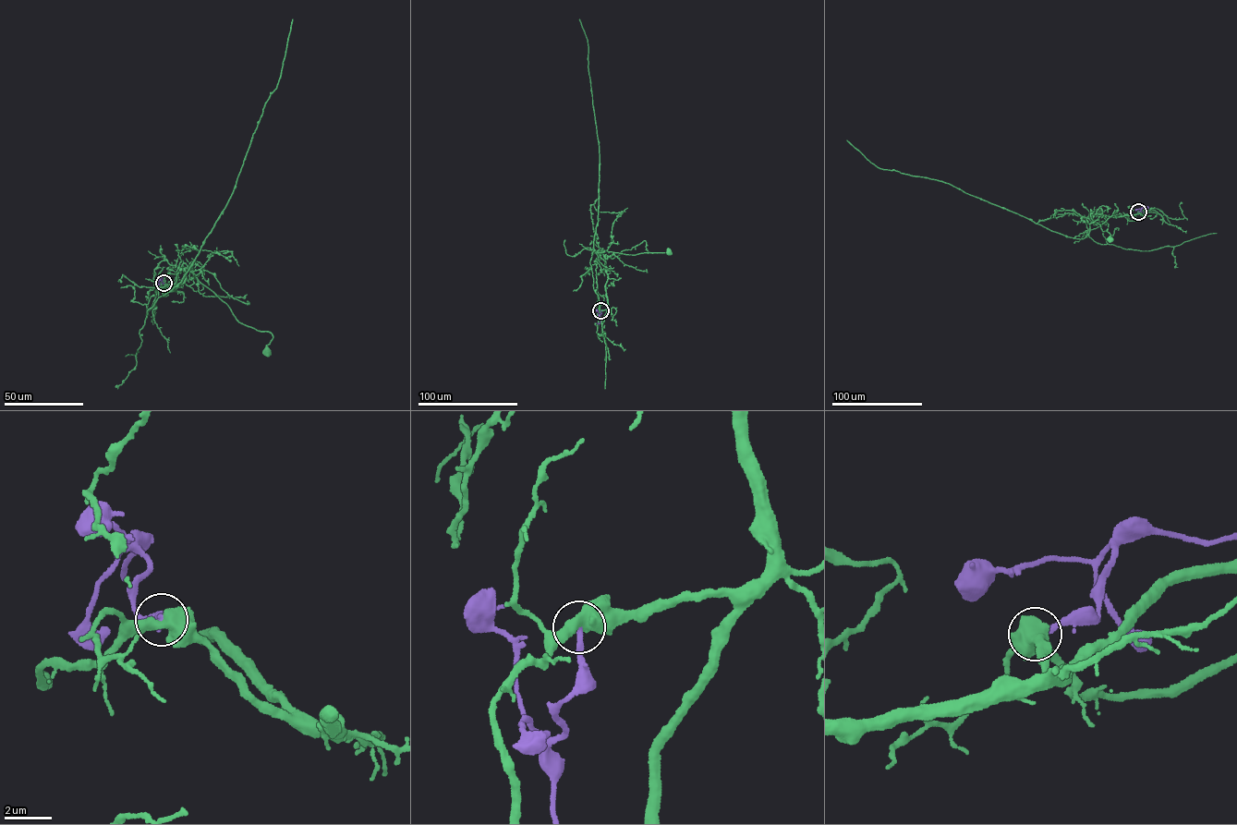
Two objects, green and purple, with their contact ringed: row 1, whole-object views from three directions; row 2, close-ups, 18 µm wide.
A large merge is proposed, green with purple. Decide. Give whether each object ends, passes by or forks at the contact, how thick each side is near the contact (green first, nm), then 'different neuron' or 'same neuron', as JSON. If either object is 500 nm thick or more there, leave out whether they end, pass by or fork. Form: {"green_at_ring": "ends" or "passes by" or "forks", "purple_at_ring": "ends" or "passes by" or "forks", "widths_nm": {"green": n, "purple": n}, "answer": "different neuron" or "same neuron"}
{"widths_nm": {"green": 600, "purple": 260}, "answer": "different neuron"}

